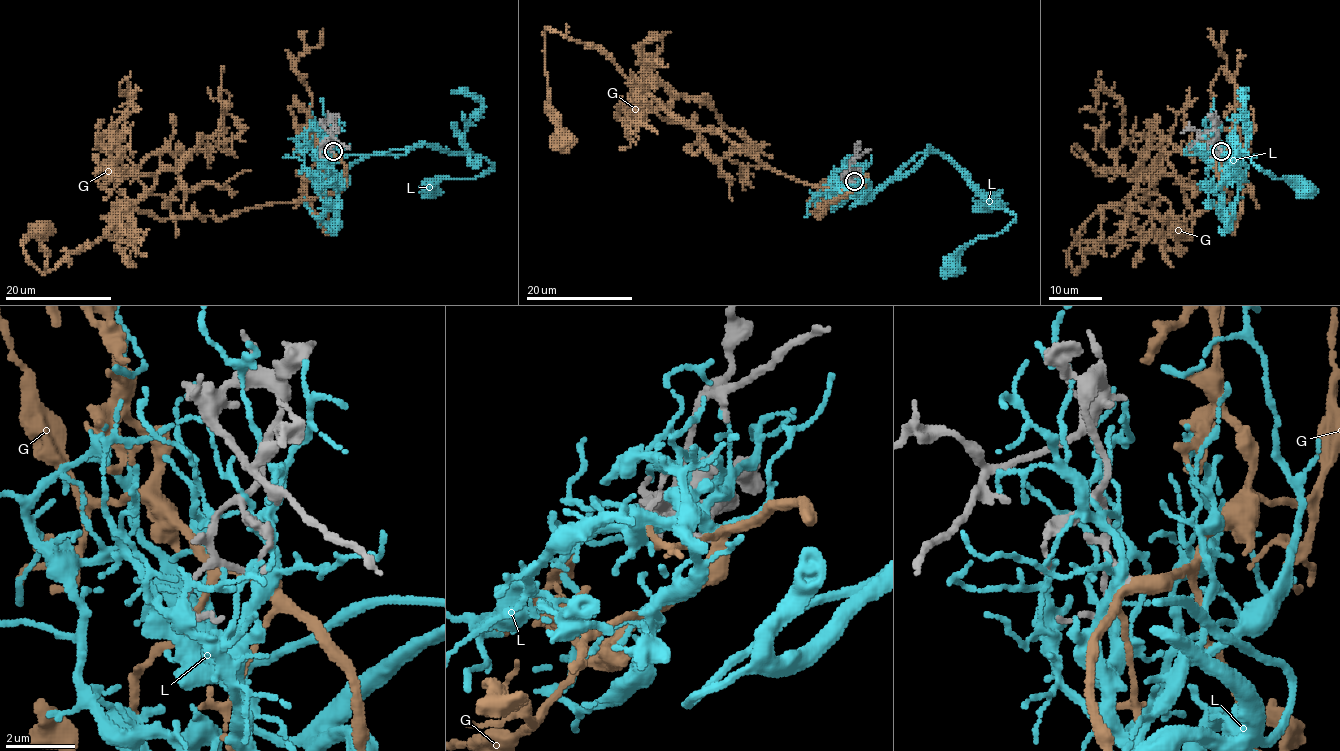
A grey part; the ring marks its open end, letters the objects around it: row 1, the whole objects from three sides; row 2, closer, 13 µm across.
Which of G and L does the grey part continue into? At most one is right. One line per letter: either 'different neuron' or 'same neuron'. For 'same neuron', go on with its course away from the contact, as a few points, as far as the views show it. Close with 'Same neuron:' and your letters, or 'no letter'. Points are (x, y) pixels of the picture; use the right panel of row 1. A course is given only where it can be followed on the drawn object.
G: same neuron; course (1220, 151), (1224, 202), (1187, 219), (1134, 208), (1077, 273), (1068, 259), (1083, 242), (1178, 230)
L: different neuron
Same neuron: G

